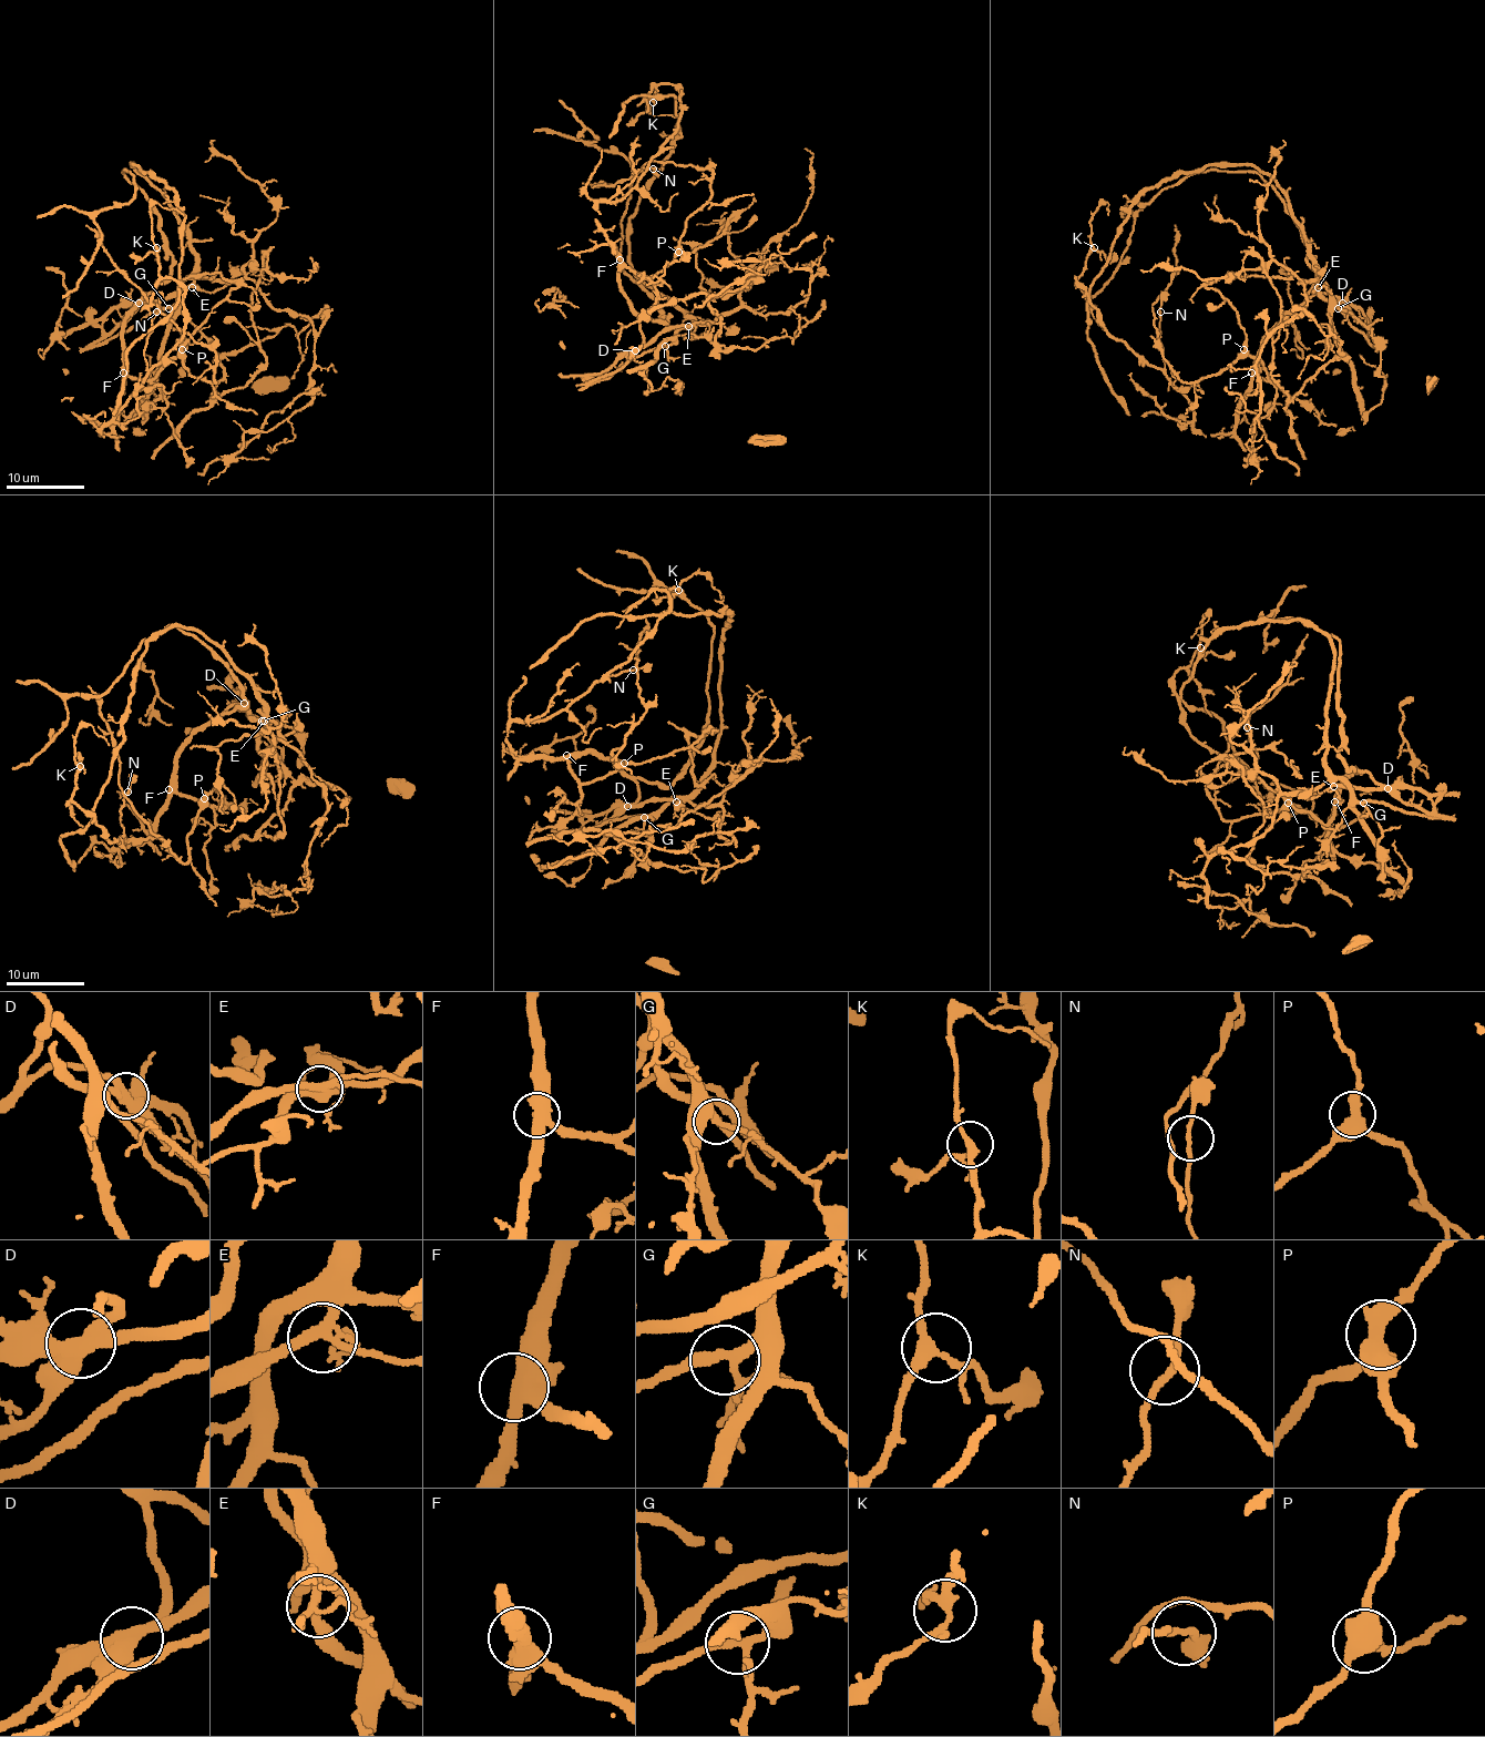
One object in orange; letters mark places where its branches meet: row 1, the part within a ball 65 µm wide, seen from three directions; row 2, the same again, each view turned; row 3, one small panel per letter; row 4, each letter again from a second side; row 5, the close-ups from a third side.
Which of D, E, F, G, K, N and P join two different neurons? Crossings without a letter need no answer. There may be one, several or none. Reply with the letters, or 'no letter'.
D

